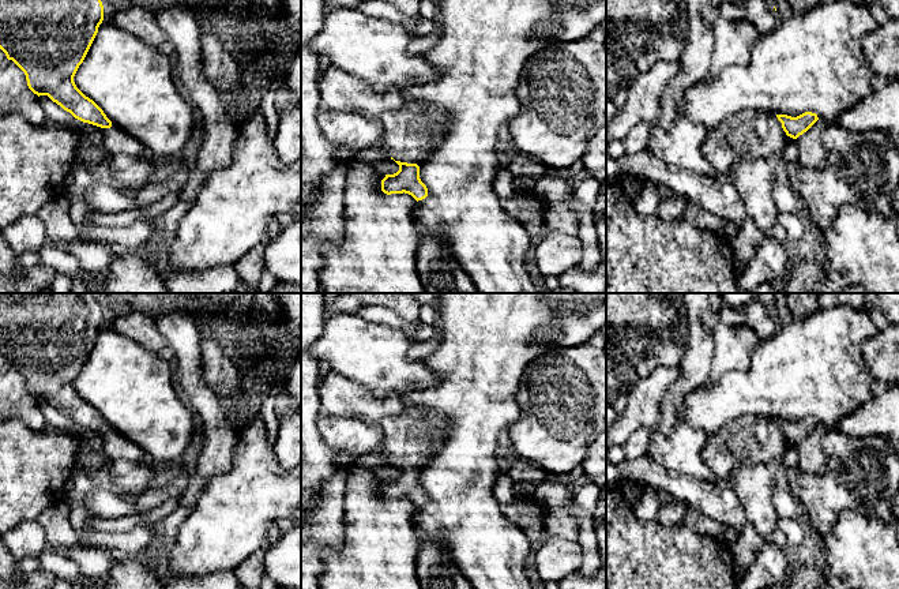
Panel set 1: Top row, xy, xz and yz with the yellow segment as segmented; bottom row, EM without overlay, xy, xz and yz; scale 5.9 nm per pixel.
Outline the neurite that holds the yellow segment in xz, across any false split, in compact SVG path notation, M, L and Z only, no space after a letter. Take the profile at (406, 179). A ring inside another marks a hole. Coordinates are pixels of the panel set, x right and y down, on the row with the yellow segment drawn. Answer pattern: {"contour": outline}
{"contour": "M409 101L381 120L383 139L380 147L399 165L394 175L381 180L381 191L409 194L417 202L428 196L428 188L420 179L420 164L439 146L450 125L443 108L425 101Z"}

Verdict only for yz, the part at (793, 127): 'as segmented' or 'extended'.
extended

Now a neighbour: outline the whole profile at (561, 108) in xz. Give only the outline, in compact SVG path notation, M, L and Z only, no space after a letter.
M599 25L586 38L534 53L515 93L520 112L508 128L518 153L558 172L582 160L588 139L606 124L606 30Z

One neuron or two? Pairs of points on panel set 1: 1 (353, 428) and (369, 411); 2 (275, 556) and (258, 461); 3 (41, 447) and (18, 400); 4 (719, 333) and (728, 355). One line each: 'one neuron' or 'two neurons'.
1: two neurons
2: two neurons
3: two neurons
4: one neuron

